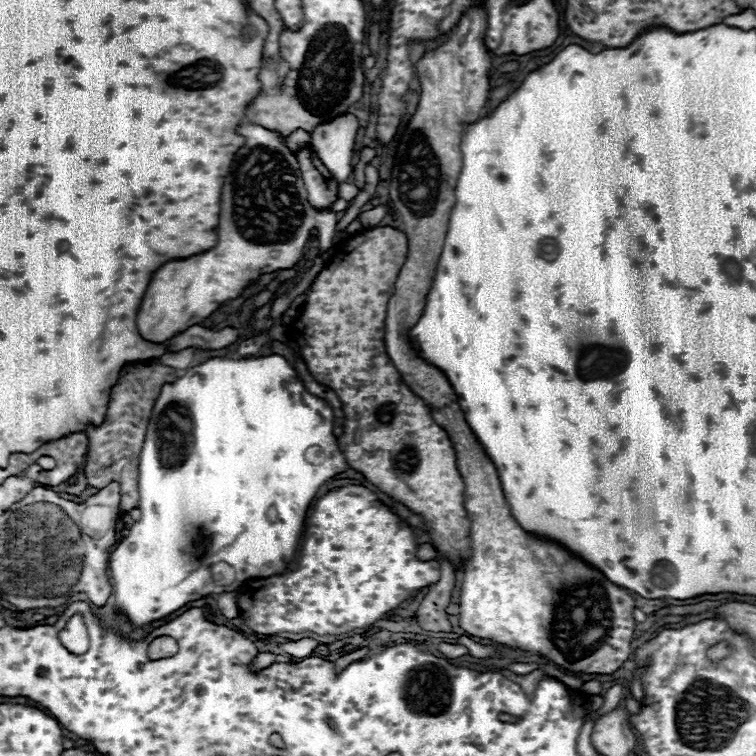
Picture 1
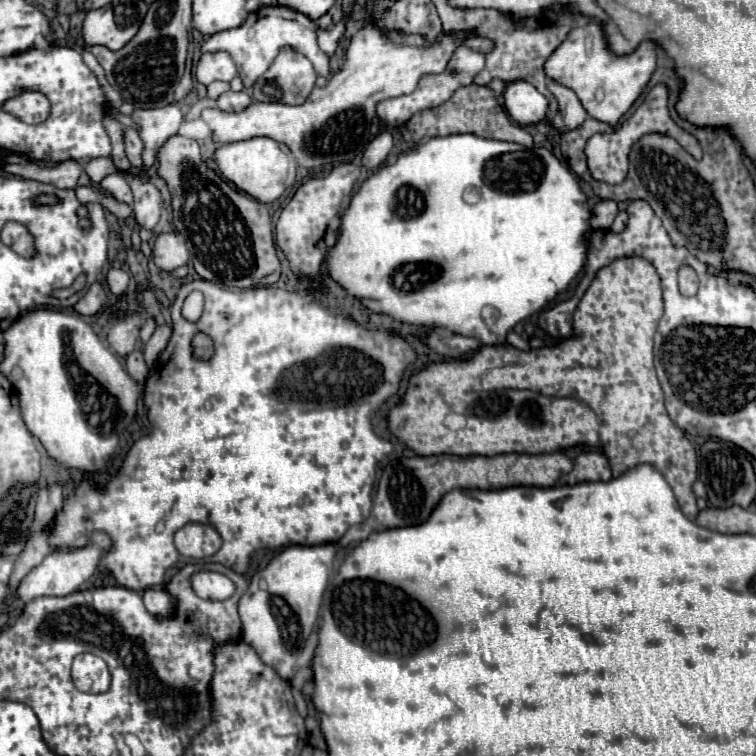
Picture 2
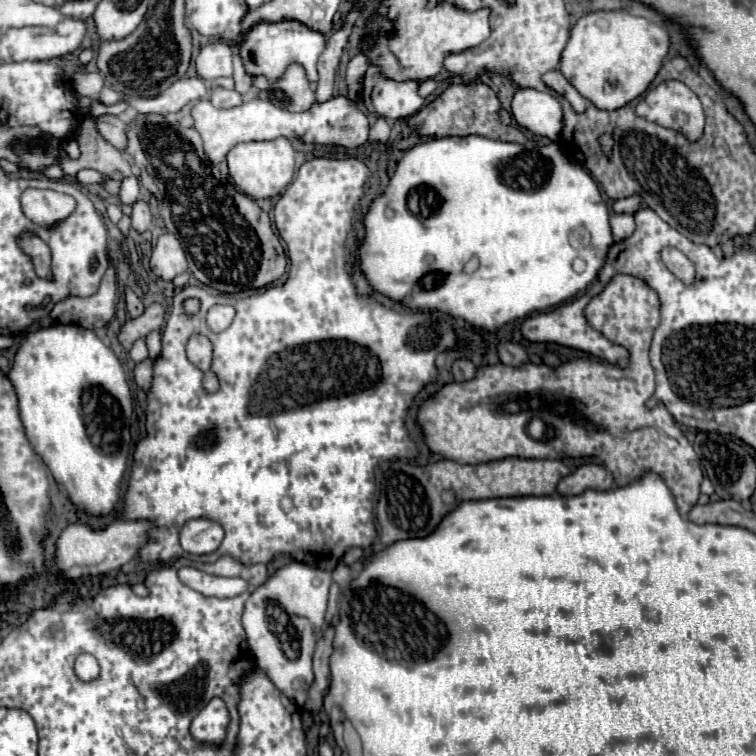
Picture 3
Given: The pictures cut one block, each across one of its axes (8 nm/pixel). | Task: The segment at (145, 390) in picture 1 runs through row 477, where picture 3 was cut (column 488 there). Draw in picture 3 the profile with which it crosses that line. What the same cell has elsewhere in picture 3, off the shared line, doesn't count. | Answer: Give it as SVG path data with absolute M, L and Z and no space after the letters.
M454 82L442 94L438 94L436 100L432 100L420 112L410 116L408 126L416 134L430 136L430 138L478 134L478 136L486 136L486 138L492 138L492 140L526 144L528 138L518 128L500 122L500 110L502 110L502 104L500 104L496 92L490 86L486 86L482 82L474 82L474 84L462 84L462 82L456 84Z

